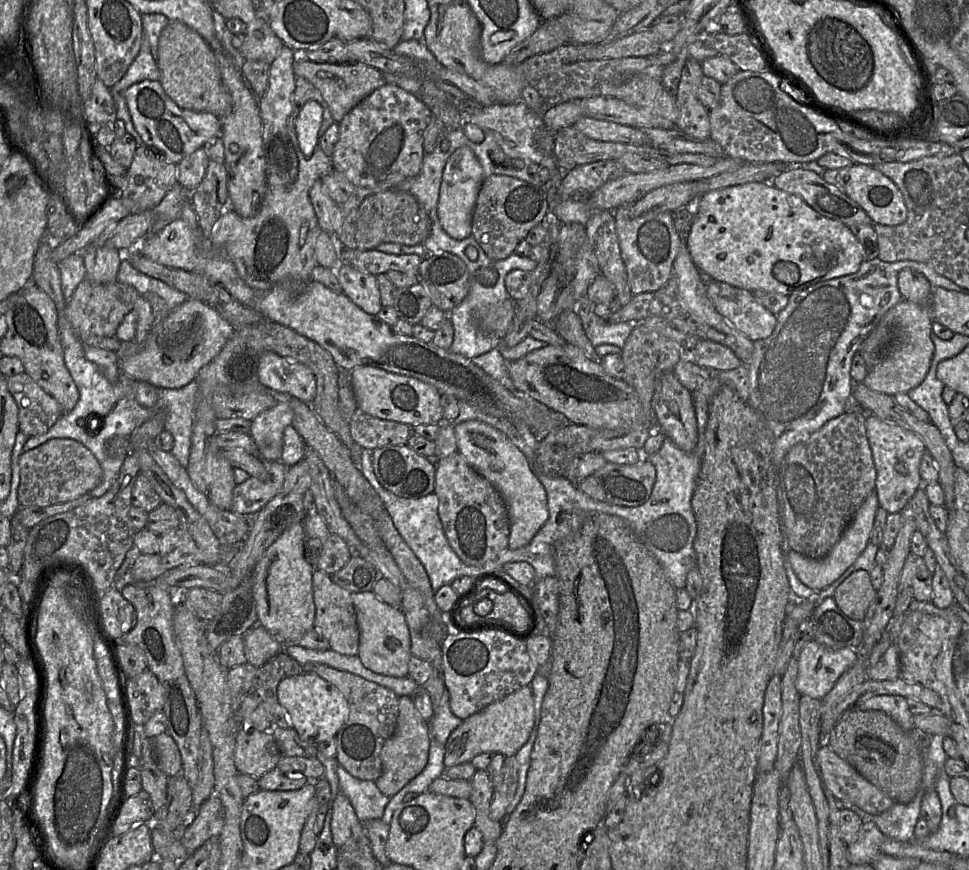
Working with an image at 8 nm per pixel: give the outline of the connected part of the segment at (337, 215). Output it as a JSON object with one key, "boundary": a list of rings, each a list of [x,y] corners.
{"boundary":[[[321,179],[313,183],[309,197],[320,229],[331,235],[336,234],[342,225],[342,213],[339,205],[327,194]]]}

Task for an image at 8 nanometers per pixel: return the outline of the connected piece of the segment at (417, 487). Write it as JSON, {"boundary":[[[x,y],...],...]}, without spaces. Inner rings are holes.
{"boundary":[[[407,444],[385,446],[371,451],[372,466],[380,484],[402,498],[420,498],[432,493],[435,488],[436,463],[418,454]]]}

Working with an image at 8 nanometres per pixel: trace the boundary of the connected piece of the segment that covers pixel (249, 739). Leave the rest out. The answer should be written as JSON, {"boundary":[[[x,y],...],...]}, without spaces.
{"boundary":[[[240,724],[234,750],[234,763],[239,774],[258,780],[276,768],[281,757],[272,730],[259,731]]]}

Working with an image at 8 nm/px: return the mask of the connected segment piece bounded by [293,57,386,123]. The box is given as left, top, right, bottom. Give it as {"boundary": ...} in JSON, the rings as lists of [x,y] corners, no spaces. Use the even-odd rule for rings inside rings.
{"boundary":[[[299,57],[293,66],[296,77],[300,76],[313,84],[327,103],[335,122],[341,120],[365,97],[386,84],[384,74],[364,63],[313,62]]]}

